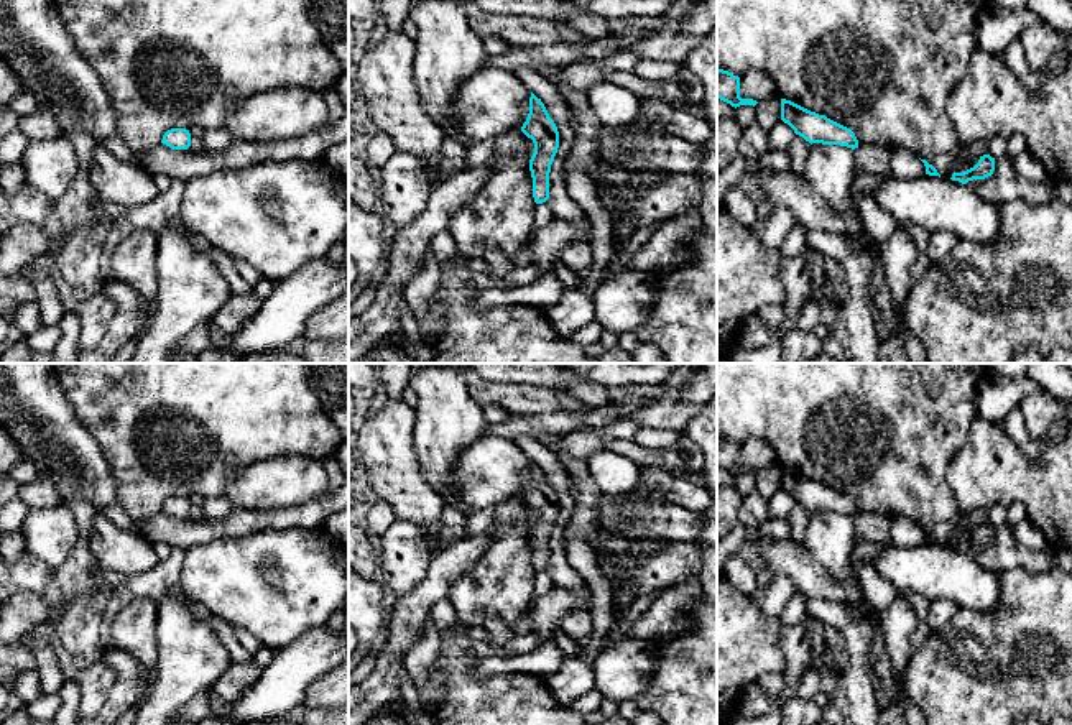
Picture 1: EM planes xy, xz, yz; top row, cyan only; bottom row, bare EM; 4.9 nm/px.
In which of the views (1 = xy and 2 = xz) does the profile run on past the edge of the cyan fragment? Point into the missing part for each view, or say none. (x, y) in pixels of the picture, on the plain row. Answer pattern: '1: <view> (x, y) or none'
1: none
2: none

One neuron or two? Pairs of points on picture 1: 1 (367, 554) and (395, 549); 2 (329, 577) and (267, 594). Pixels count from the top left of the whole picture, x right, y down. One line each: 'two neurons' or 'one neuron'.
1: two neurons
2: one neuron

